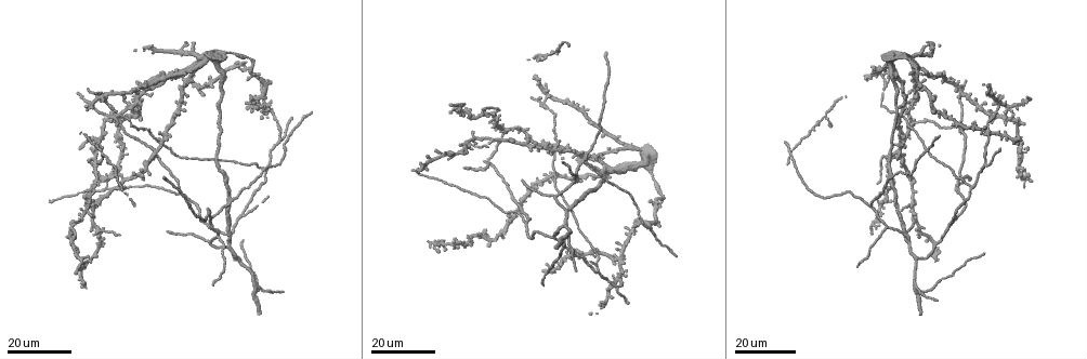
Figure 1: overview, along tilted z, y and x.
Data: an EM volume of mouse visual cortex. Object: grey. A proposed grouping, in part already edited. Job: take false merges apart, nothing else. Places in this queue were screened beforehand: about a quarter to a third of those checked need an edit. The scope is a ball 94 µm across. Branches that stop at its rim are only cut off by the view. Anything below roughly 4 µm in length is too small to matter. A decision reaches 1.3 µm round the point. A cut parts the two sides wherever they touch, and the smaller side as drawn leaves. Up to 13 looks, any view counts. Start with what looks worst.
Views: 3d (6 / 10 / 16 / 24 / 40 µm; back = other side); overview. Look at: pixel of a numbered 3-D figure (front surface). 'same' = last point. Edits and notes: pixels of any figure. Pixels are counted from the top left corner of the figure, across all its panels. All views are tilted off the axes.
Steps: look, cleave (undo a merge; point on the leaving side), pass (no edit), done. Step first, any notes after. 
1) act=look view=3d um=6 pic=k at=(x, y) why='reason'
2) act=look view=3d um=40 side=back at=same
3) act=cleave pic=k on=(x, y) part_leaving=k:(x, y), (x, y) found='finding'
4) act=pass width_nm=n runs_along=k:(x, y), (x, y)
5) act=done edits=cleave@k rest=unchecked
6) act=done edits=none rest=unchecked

act=look view=3d um=24 pic=1 at=(95, 234) why='thin arm on a thick one'

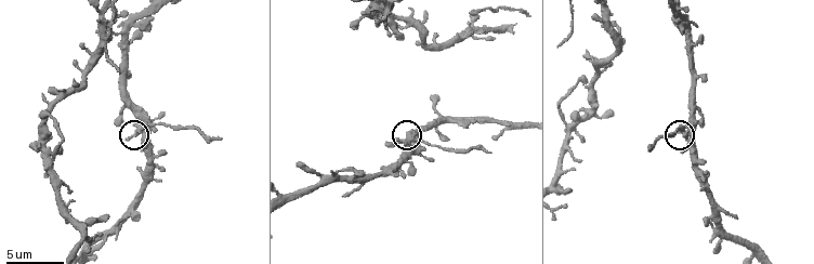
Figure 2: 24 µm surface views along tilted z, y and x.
act=look view=3d um=6 pic=2 at=(410, 143)

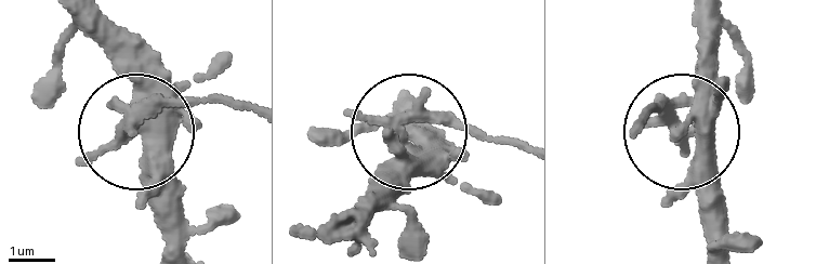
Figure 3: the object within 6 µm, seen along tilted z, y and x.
act=cleave pic=3 on=(179, 106) part_leaving=3:(400, 126), (527, 145) found='two cells meet here'

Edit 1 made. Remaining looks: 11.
act=look view=overview

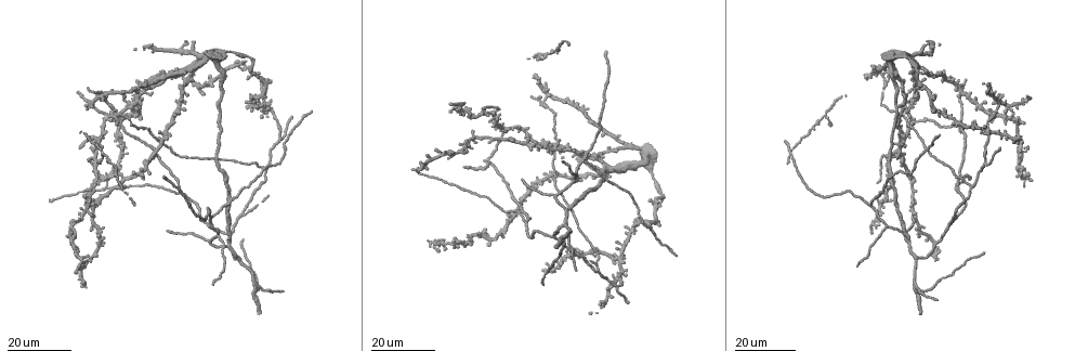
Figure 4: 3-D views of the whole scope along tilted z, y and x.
act=look view=3d um=16 pic=4 at=(244, 213)

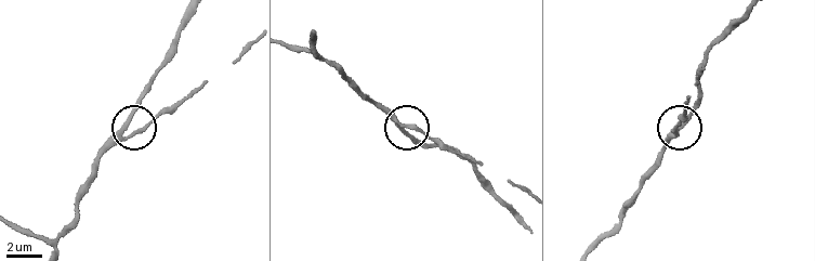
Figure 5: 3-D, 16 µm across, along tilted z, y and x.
act=look view=3d um=10 pic=5 at=(676, 135)

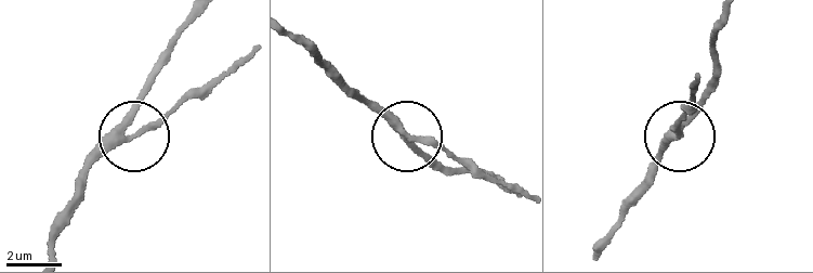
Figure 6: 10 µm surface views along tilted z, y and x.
act=pass width_nm=230 runs_along=6:(52, 252), (64, 207), (81, 177), (204, 82) found='all the same cell'

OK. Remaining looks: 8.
act=look view=3d um=16 pic=4 at=(914, 286) why='thin arm on a thick one'

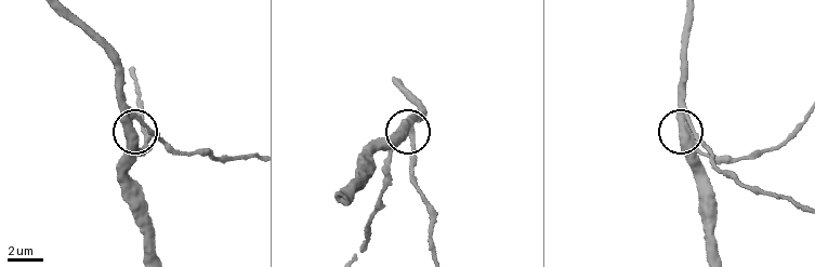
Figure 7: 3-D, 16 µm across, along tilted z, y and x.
act=look view=3d um=10 pic=7 at=(411, 140)

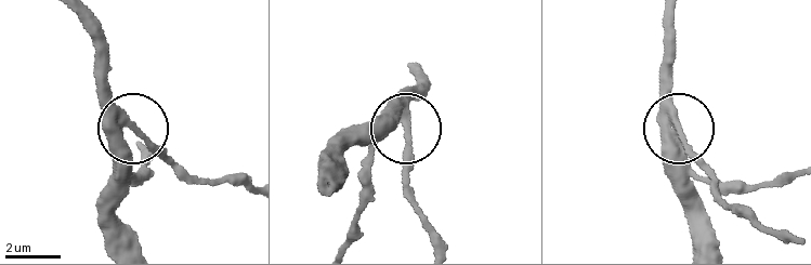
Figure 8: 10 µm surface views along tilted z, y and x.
act=pass width_nm=320 runs_along=8:(75, 15), (95, 51), (101, 105), (194, 183) found='one cell here'

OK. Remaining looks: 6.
act=look view=3d um=24 pic=4 at=(971, 187) why='arms part here'

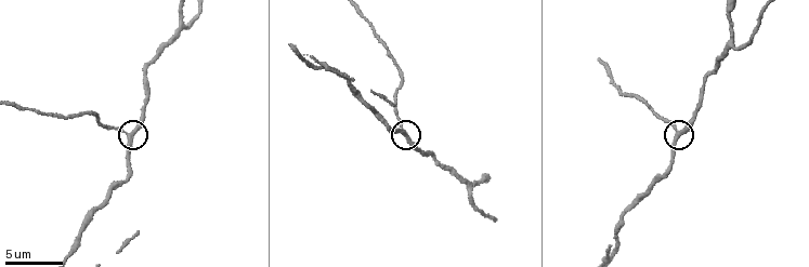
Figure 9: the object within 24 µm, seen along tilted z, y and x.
act=look view=3d um=10 pic=9 at=(677, 132) why='closer look'

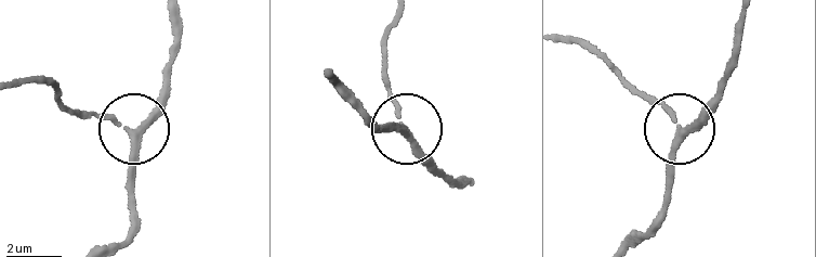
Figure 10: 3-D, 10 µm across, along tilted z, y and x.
act=look view=3d um=10 side=back pic=10 at=(681, 129)

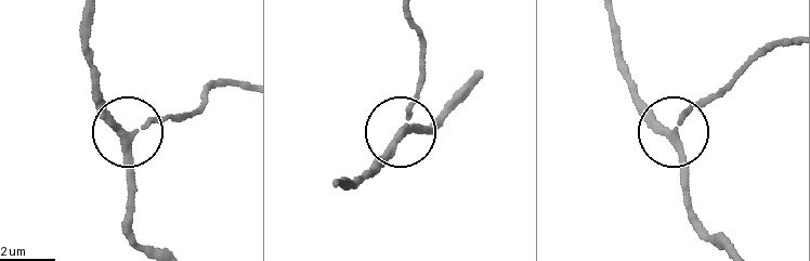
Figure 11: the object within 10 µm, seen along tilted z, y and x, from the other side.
act=pass side_arm_um=15 arms=3 found='one cell here'

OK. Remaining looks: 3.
act=look view=3d um=24 pic=4 at=(987, 132)

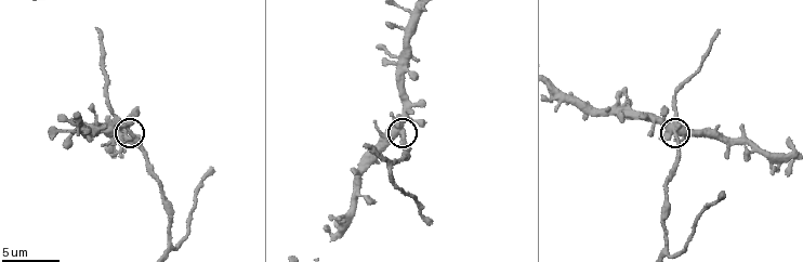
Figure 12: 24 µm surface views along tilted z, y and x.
act=look view=3d um=10 pic=12 at=(677, 130)

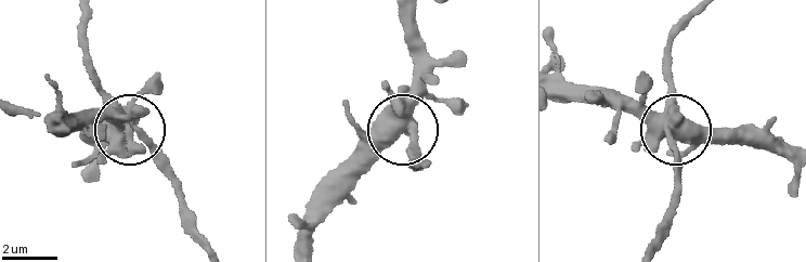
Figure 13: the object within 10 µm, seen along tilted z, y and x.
act=pass width_nm=490 runs_along=13:(558, 94), (627, 100), (675, 128), (668, 65) found='continuous, no second cell'

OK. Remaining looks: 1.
act=done edits=cleave@3 rest=unchecked

